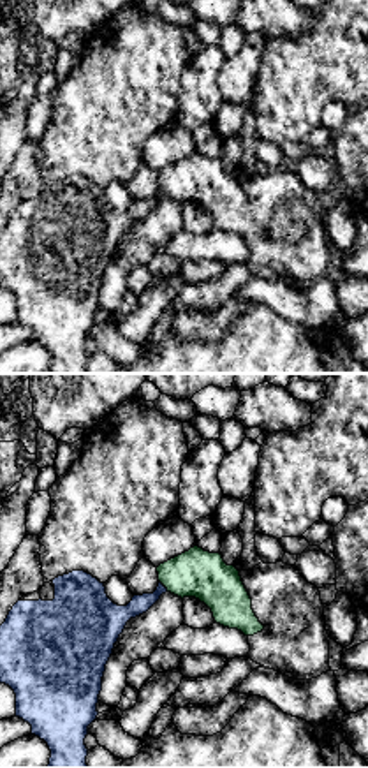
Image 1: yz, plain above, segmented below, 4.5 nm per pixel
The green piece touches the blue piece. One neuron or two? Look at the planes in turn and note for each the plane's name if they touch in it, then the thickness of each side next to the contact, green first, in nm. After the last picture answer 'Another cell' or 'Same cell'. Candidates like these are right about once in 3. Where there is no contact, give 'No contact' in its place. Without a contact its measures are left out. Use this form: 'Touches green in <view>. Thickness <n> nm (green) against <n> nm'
Touches green in yz. Thickness 220 nm (green) against 100 nm

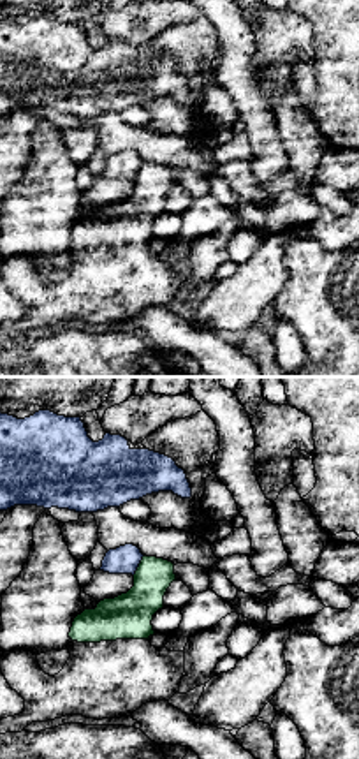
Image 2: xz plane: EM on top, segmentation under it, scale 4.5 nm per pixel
Touches green in xz. Thickness 200 nm (green) against 130 nm

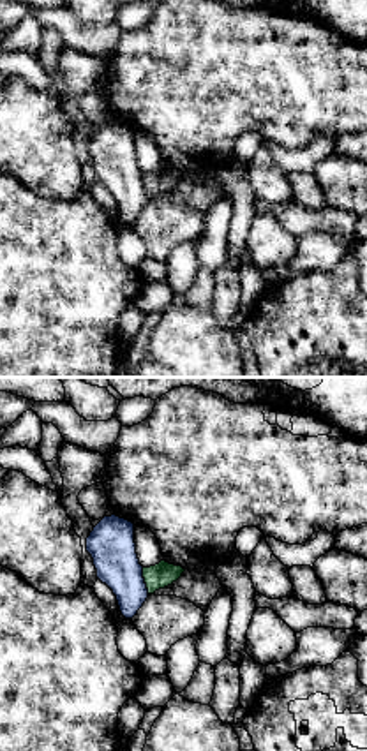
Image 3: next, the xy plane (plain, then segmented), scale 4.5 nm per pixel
Touches green in xy. Thickness 120 nm (green) against 220 nm

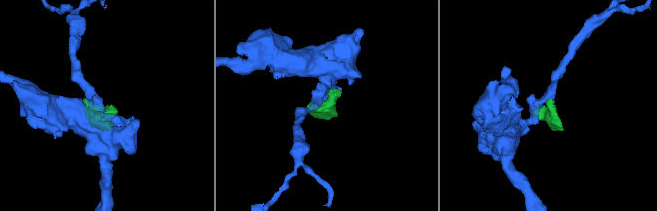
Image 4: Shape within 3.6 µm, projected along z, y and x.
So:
Another cell

